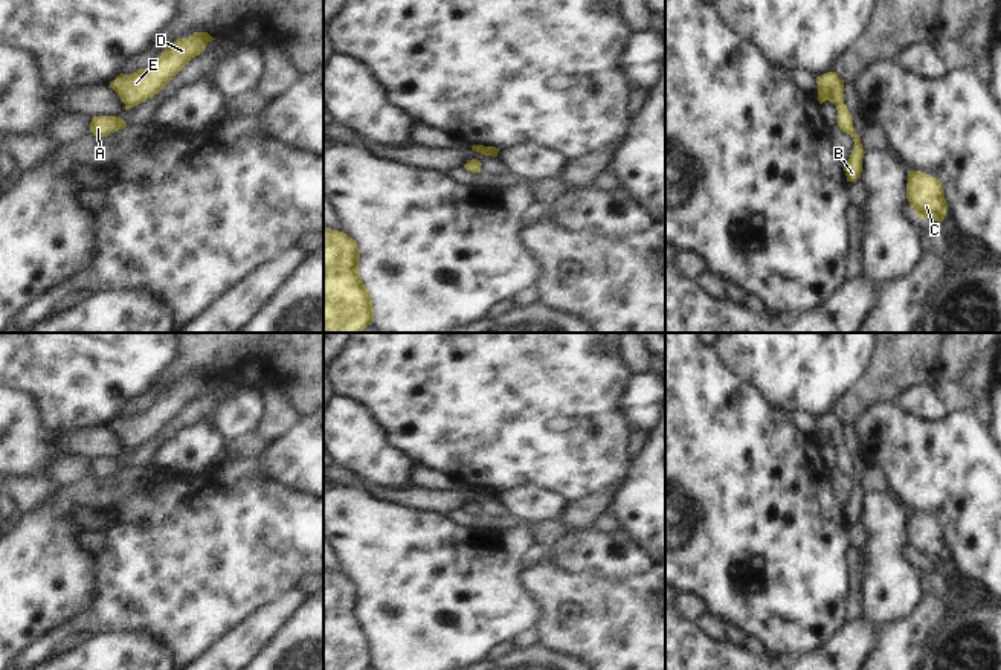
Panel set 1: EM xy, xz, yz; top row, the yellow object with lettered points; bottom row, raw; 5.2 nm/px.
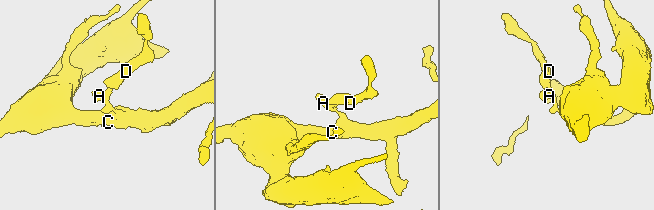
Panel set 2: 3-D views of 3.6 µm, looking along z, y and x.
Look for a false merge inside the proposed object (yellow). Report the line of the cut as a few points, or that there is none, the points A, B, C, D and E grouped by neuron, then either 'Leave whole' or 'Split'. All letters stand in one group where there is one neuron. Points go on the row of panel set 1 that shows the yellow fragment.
No split. Groups: A B C D E. Leave whole

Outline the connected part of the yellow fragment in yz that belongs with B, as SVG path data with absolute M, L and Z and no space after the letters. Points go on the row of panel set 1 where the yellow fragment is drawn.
M829 72L816 76L818 84L818 101L819 104L830 101L838 110L838 127L850 134L855 140L855 148L850 154L848 162L844 165L847 182L856 182L862 172L862 150L861 137L855 133L853 118L844 101L844 79L839 79L836 72Z

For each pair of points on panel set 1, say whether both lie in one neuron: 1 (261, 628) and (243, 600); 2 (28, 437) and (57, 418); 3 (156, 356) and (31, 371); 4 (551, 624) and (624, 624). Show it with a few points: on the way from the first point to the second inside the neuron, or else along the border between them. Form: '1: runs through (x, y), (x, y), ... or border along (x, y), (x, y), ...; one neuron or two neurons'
1: border along (283, 595), (254, 612), (225, 637); two neurons
2: border along (31, 392), (38, 403), (43, 421), (55, 434); two neurons
3: runs through (125, 356), (61, 356); one neuron
4: runs through (569, 620), (603, 620), (606, 623); one neuron

